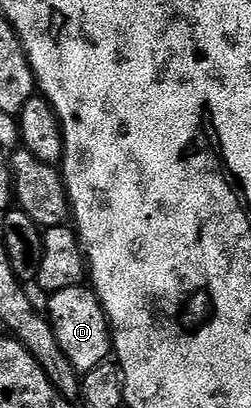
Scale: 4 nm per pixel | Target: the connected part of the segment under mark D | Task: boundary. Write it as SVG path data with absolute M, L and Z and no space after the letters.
M76 284L67 290L59 290L48 297L47 319L53 328L55 342L59 342L67 362L78 374L95 370L106 363L113 352L113 334L109 331L109 319L92 287Z

